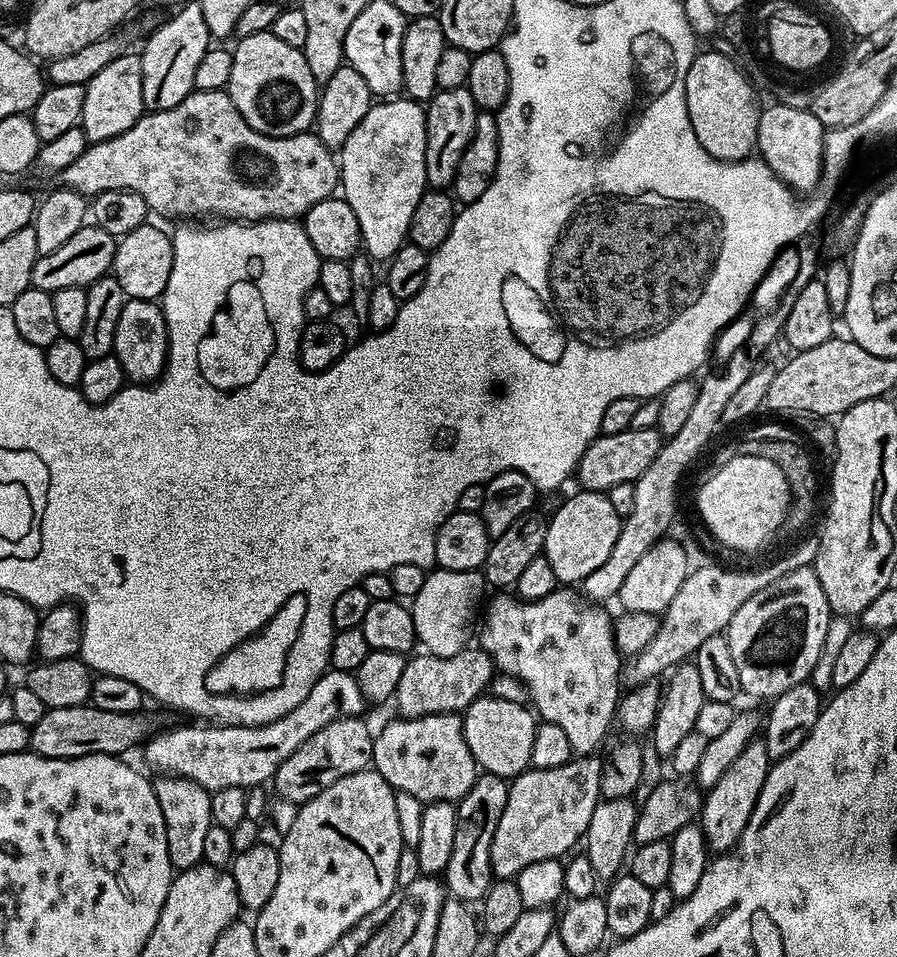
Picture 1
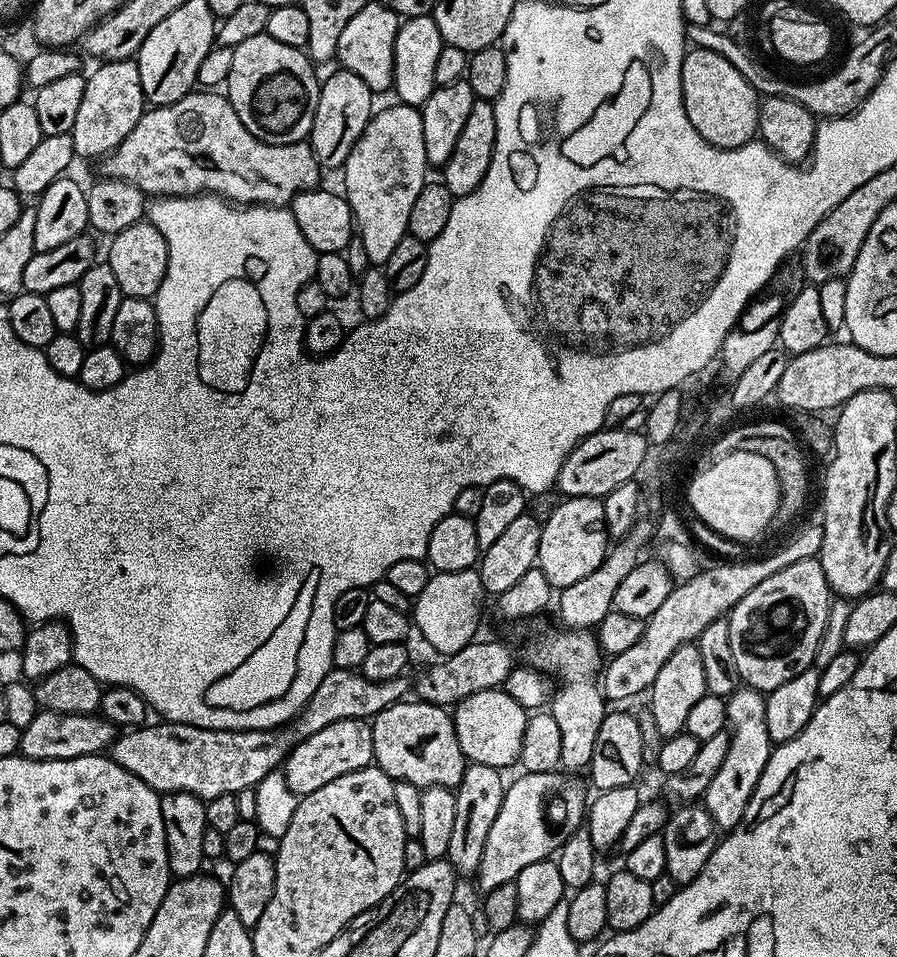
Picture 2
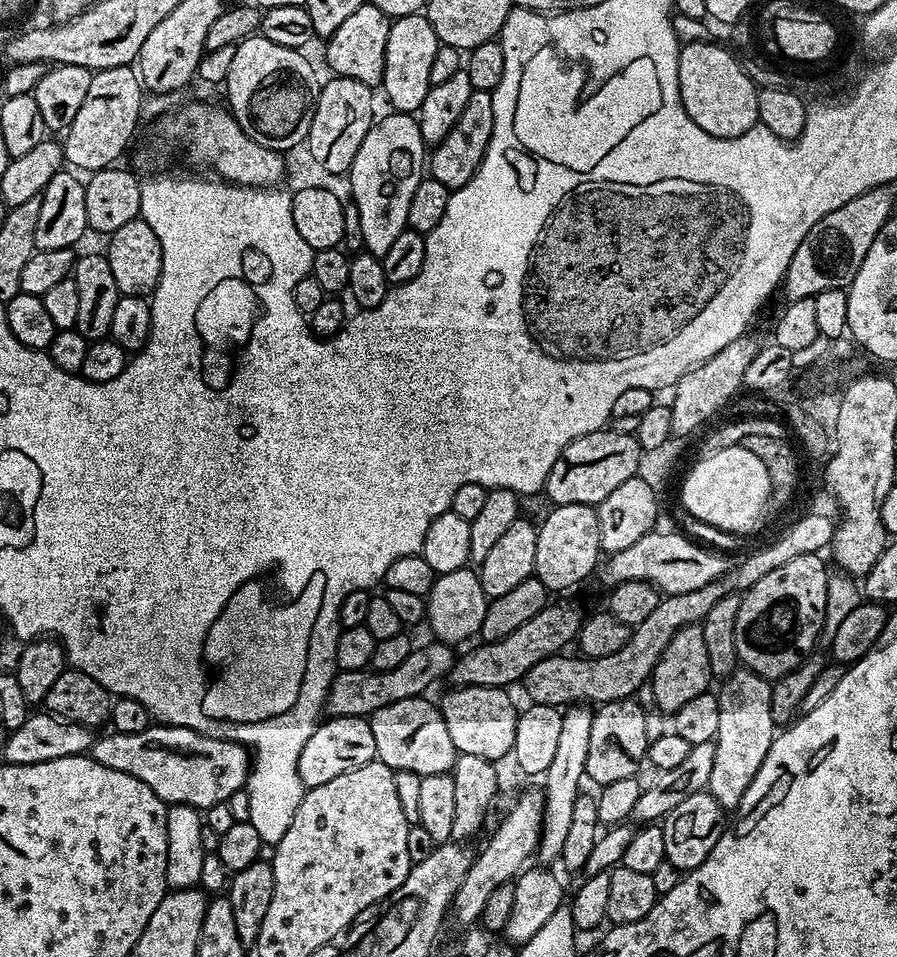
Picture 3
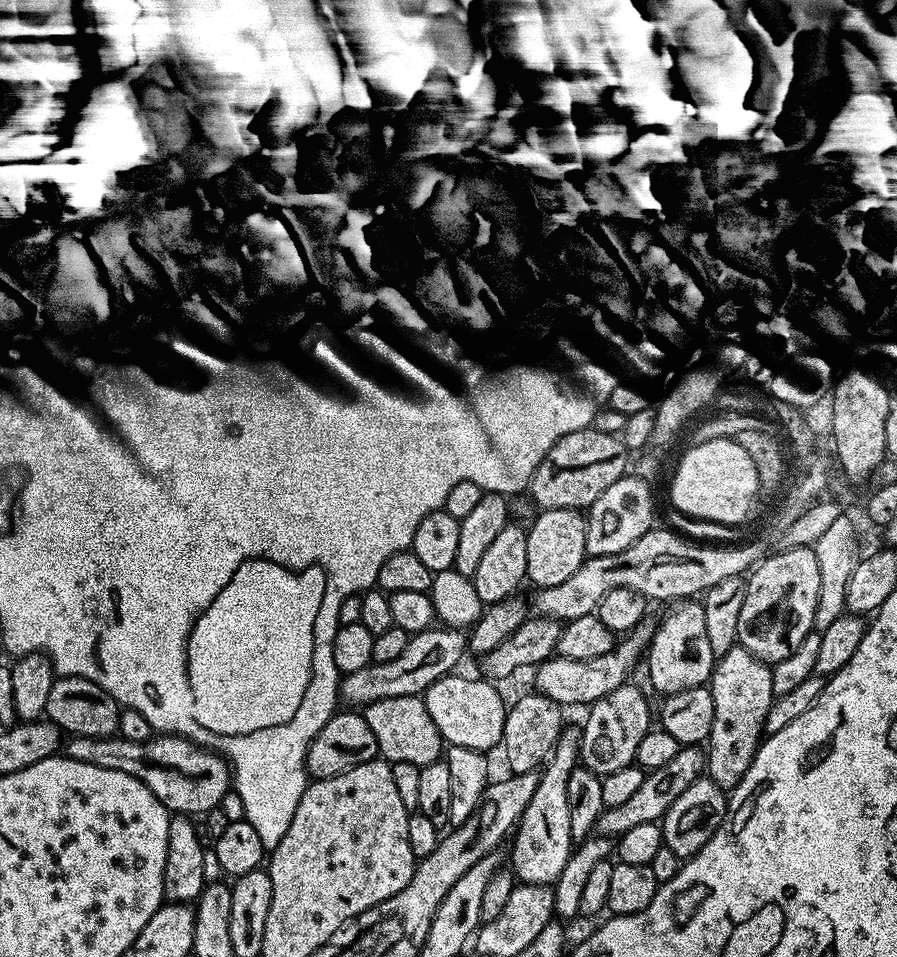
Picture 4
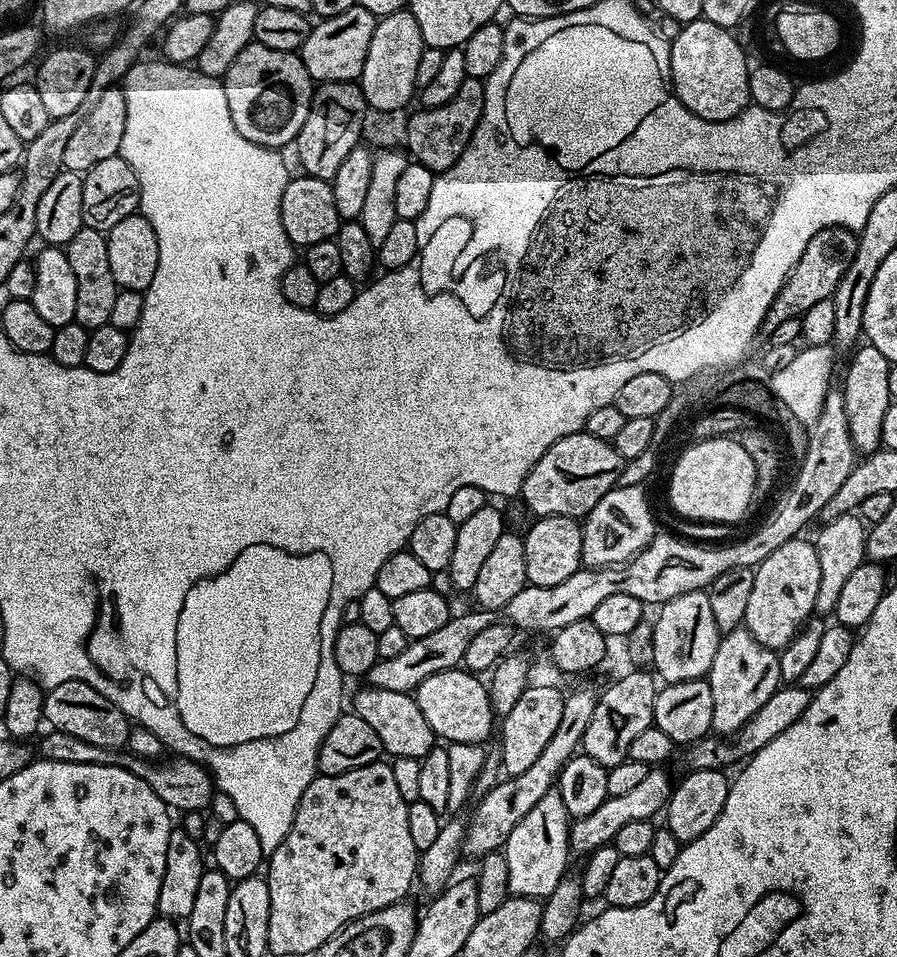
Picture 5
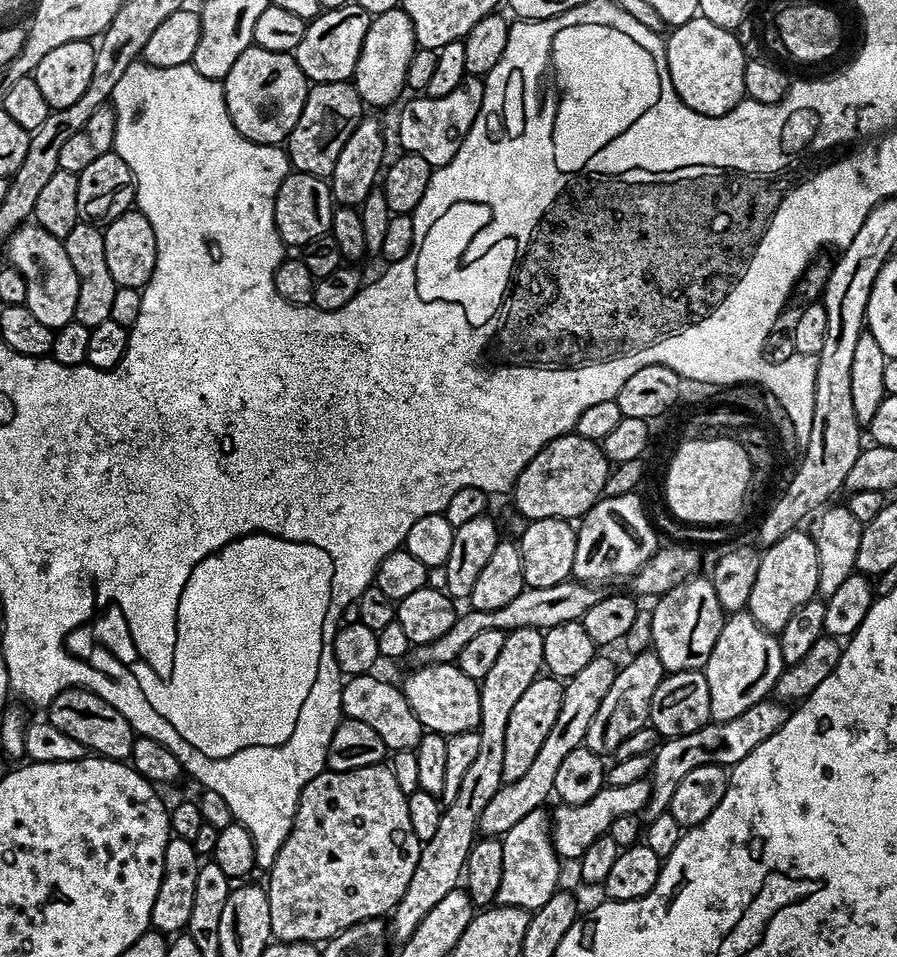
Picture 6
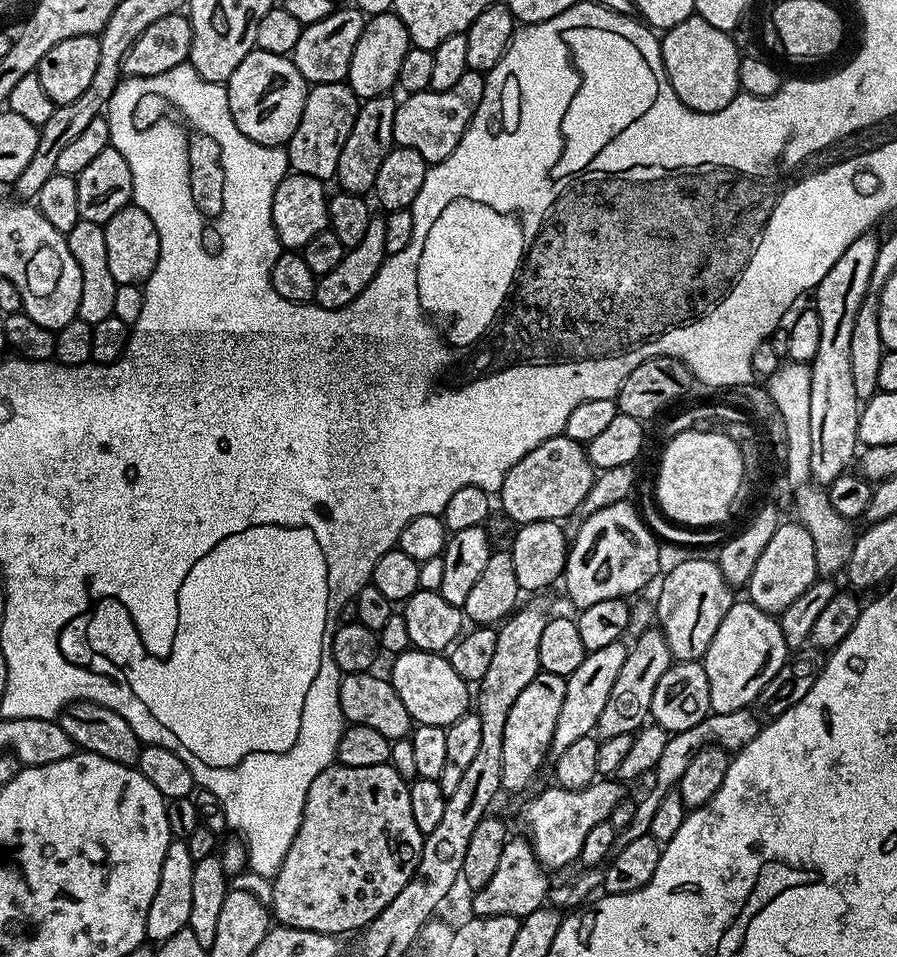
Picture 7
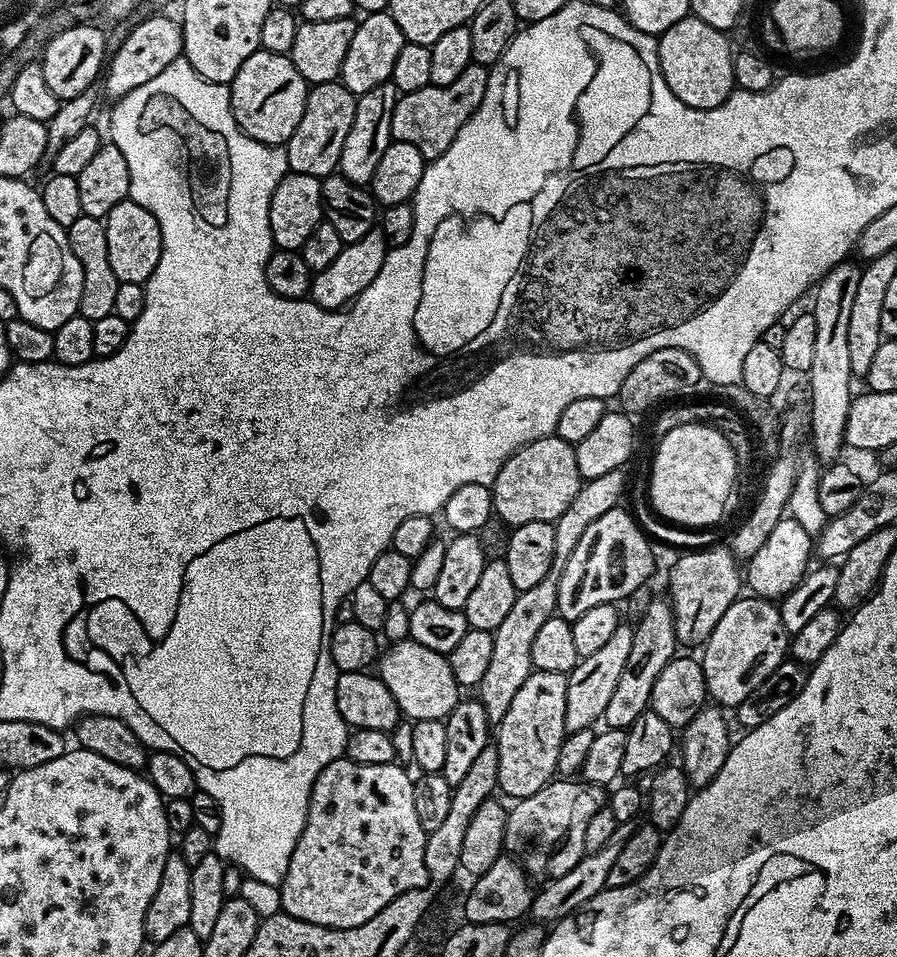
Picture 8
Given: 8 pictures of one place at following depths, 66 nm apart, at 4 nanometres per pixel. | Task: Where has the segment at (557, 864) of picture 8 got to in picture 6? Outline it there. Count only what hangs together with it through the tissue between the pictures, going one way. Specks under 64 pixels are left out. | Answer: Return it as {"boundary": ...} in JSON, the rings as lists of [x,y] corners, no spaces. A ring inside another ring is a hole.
{"boundary":[[[645,778],[638,782],[626,782],[626,786],[608,784],[602,790],[598,790],[598,794],[594,794],[594,798],[590,798],[590,802],[561,803],[560,809],[556,813],[553,811],[550,816],[552,845],[556,847],[556,853],[560,855],[561,861],[579,861],[580,855],[586,850],[586,846],[590,846],[590,842],[594,842],[600,836],[608,835],[614,818],[639,814],[646,806],[646,802],[650,802],[651,790],[652,781]]]}

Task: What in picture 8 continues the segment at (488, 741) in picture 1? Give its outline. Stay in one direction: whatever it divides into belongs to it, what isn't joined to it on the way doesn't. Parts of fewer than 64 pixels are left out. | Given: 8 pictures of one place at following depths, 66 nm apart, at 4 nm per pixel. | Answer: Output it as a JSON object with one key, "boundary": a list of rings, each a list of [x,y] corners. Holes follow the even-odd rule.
{"boundary":[[[410,638],[397,640],[383,649],[378,660],[378,675],[386,682],[386,690],[394,694],[394,702],[398,702],[401,713],[412,722],[426,718],[445,721],[462,699],[462,689],[454,678],[454,670],[450,670],[447,655],[426,650],[426,646]]]}

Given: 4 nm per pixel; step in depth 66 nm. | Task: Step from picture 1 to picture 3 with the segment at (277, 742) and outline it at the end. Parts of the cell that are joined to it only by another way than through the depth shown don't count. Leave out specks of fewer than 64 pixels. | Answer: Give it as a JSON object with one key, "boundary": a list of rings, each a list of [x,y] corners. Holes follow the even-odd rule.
{"boundary":[[[433,642],[425,648],[413,647],[412,653],[394,670],[378,672],[365,670],[363,672],[337,671],[332,678],[332,684],[328,687],[326,712],[329,717],[334,716],[362,716],[371,717],[372,713],[382,710],[382,706],[390,706],[390,702],[402,702],[406,698],[424,696],[427,688],[435,680],[440,680],[449,675],[454,663],[453,650],[447,643]],[[157,723],[155,726],[150,726],[146,730],[142,730],[138,734],[122,734],[115,730],[109,731],[109,736],[93,739],[90,755],[93,760],[97,760],[102,766],[110,766],[110,770],[122,770],[122,774],[130,774],[134,778],[138,778],[142,782],[146,782],[146,786],[150,786],[150,790],[154,790],[154,794],[158,794],[158,798],[164,801],[165,805],[171,806],[174,804],[189,804],[192,808],[205,810],[214,806],[216,803],[228,801],[235,791],[243,789],[248,783],[248,774],[250,771],[250,752],[243,744],[236,744],[232,740],[219,740],[218,738],[210,738],[203,736],[200,732],[195,732],[189,728],[179,728],[173,724]]]}

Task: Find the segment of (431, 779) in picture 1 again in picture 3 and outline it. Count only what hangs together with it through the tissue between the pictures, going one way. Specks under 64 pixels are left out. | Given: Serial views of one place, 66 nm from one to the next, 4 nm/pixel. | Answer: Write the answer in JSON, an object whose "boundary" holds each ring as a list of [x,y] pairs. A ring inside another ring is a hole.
{"boundary":[[[424,696],[390,702],[390,706],[382,706],[382,710],[372,713],[370,723],[374,730],[376,759],[395,773],[413,772],[419,776],[451,773],[456,764],[458,753],[454,742],[450,742],[450,730],[446,730],[439,707]]]}

